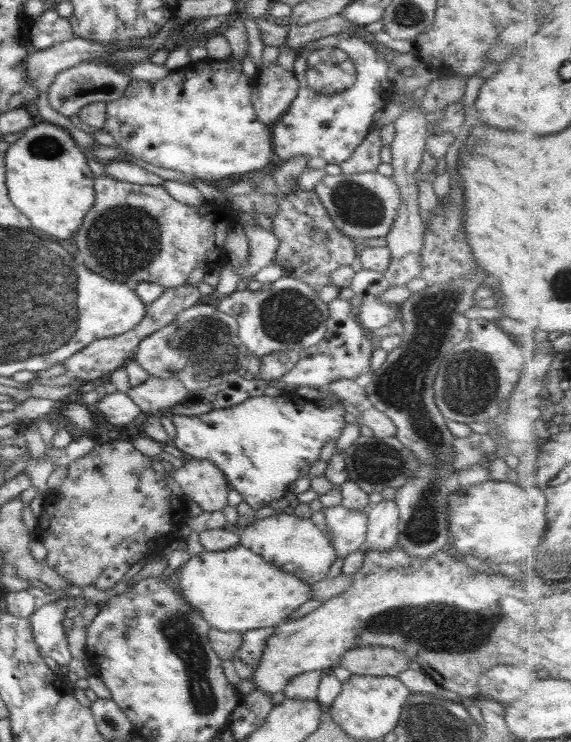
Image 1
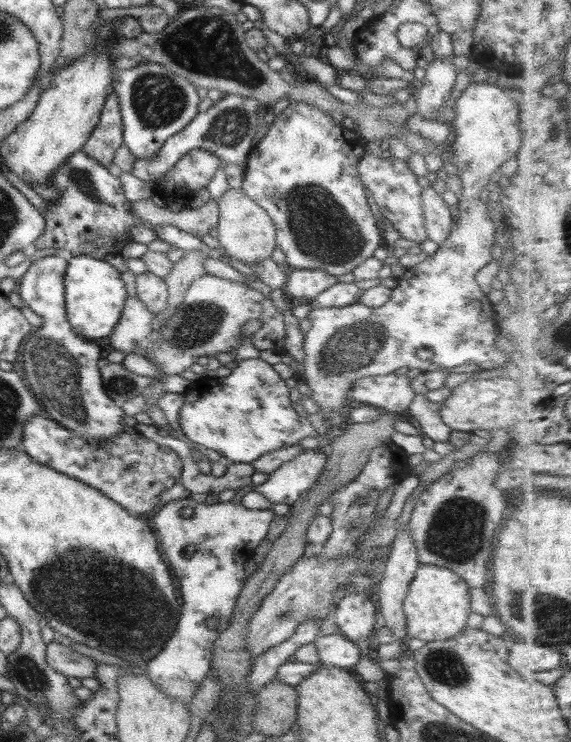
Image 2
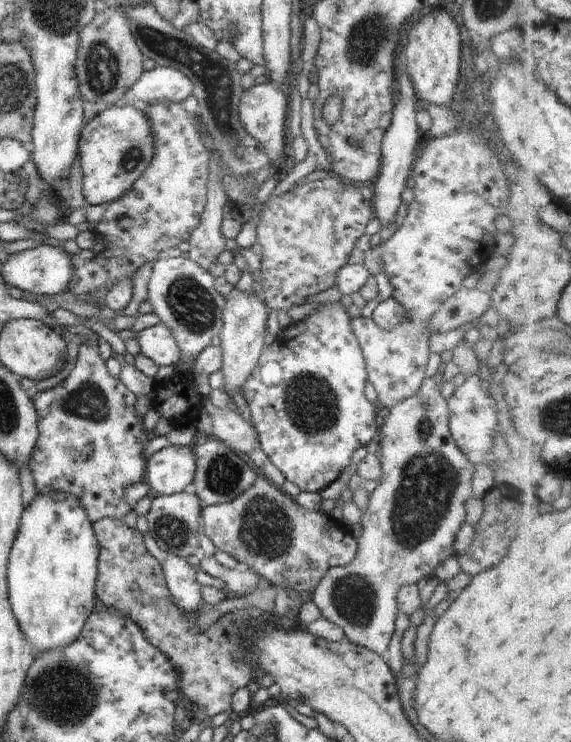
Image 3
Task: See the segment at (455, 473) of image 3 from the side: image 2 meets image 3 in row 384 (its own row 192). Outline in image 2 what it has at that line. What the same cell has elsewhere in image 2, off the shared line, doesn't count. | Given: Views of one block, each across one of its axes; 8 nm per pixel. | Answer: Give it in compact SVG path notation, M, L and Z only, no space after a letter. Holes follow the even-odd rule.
M431 186L423 188L421 195L427 238L440 244L448 238L454 218L446 202Z

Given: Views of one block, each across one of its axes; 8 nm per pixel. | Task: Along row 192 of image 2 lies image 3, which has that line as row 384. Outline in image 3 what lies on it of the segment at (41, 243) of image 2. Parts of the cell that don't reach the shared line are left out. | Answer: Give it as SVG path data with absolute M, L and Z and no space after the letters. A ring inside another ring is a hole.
M85 340L78 348L78 360L70 375L60 383L47 391L35 392L31 396L34 408L37 412L37 429L38 429L38 440L36 441L35 447L31 452L30 457L30 468L32 470L32 476L39 493L49 493L52 491L62 491L67 495L74 497L79 500L79 505L86 511L87 517L90 519L92 524L97 523L102 519L123 519L128 512L132 511L126 501L124 495L124 488L132 486L136 482L144 482L145 480L145 468L147 459L142 454L142 450L146 448L146 443L149 440L155 438L153 430L145 431L143 418L138 416L134 405L136 404L137 396L132 393L125 385L120 381L109 375L106 369L106 363L98 354L98 346L96 346L90 340Z

